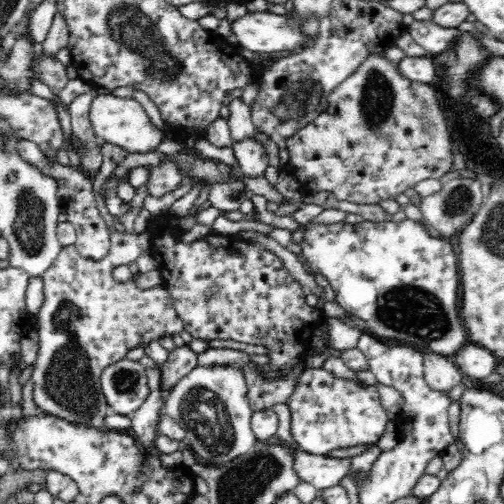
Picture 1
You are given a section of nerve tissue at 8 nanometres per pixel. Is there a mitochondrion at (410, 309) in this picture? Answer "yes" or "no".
yes

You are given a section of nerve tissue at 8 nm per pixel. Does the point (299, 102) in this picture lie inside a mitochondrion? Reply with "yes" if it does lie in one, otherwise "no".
yes

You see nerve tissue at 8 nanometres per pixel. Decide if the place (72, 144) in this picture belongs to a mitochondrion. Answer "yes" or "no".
no

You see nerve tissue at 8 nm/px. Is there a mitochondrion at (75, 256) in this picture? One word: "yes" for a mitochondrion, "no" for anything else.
no

